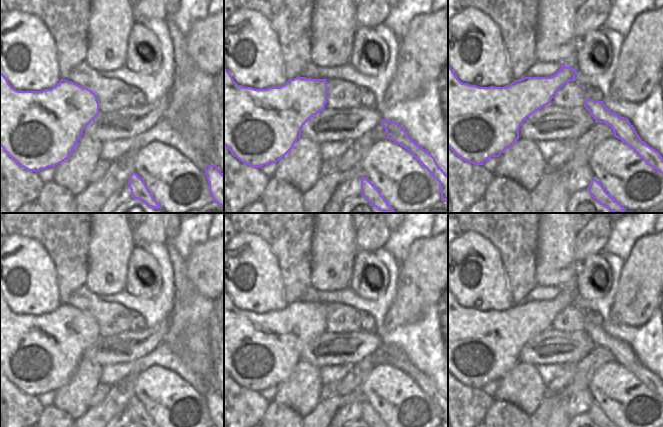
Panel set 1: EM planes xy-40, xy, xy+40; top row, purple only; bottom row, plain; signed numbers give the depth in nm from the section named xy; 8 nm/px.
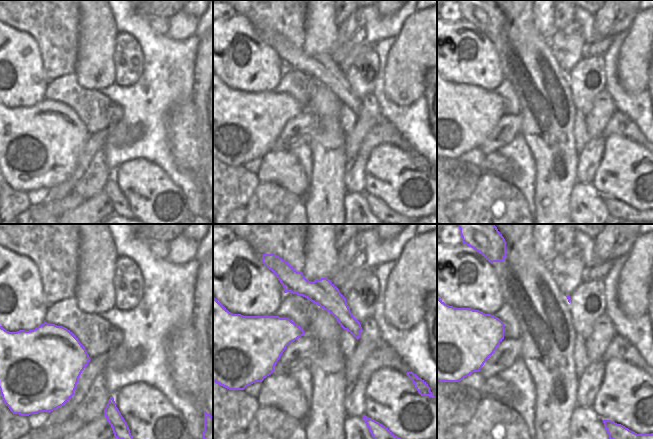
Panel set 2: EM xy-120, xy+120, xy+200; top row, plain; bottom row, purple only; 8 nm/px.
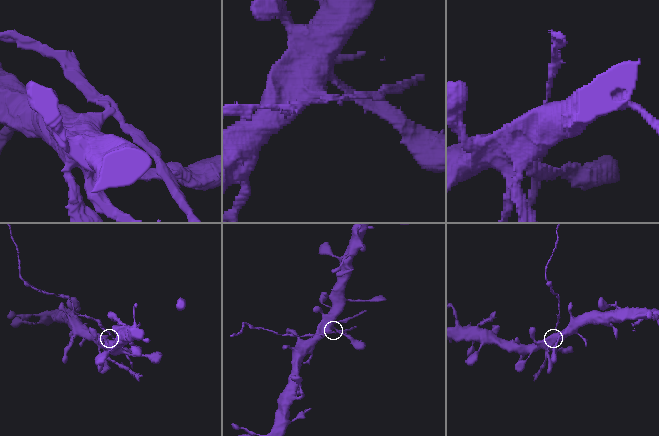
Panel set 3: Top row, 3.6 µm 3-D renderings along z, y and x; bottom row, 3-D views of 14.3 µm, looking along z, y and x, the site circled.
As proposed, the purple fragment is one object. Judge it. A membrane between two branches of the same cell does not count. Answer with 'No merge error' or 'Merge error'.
Merge error.

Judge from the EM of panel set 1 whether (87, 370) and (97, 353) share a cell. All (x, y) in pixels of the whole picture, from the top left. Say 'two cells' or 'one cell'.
two cells

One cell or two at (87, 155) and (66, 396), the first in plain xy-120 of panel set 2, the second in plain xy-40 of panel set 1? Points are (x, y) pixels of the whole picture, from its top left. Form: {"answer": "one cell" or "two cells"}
{"answer": "one cell"}

